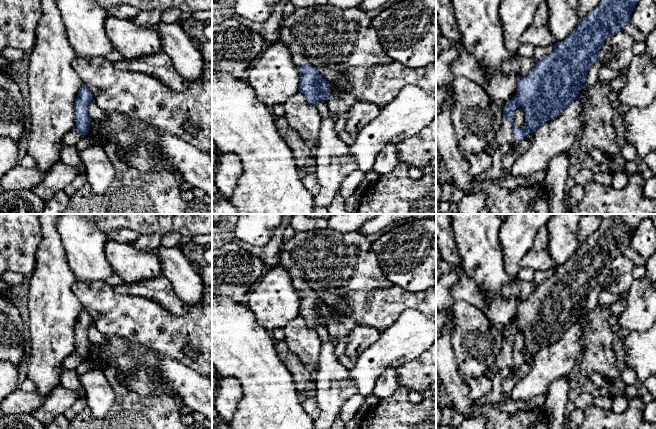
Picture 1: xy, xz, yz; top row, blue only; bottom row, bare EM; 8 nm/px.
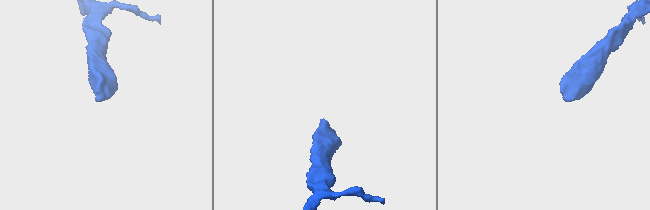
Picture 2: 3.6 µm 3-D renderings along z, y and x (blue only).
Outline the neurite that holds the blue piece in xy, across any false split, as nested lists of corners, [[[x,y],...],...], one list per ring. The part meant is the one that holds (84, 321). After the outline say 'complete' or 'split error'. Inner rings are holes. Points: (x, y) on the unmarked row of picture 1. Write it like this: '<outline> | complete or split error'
[[[83,308],[75,325],[76,350],[65,360],[64,370],[76,369],[78,365],[86,360],[90,354],[91,343],[88,339],[89,327],[93,319],[88,311]]] | split error

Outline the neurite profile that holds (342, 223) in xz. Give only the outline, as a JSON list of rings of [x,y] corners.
[[[333,214],[328,228],[341,234],[359,233],[362,225],[378,214]]]

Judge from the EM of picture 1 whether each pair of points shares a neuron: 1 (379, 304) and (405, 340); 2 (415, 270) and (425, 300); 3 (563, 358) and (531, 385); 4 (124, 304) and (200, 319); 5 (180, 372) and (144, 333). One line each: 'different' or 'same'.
1: different
2: different
3: same
4: same
5: different

